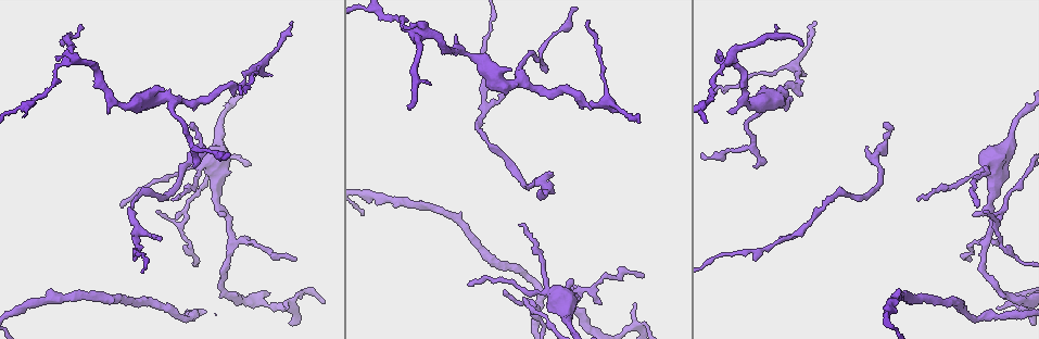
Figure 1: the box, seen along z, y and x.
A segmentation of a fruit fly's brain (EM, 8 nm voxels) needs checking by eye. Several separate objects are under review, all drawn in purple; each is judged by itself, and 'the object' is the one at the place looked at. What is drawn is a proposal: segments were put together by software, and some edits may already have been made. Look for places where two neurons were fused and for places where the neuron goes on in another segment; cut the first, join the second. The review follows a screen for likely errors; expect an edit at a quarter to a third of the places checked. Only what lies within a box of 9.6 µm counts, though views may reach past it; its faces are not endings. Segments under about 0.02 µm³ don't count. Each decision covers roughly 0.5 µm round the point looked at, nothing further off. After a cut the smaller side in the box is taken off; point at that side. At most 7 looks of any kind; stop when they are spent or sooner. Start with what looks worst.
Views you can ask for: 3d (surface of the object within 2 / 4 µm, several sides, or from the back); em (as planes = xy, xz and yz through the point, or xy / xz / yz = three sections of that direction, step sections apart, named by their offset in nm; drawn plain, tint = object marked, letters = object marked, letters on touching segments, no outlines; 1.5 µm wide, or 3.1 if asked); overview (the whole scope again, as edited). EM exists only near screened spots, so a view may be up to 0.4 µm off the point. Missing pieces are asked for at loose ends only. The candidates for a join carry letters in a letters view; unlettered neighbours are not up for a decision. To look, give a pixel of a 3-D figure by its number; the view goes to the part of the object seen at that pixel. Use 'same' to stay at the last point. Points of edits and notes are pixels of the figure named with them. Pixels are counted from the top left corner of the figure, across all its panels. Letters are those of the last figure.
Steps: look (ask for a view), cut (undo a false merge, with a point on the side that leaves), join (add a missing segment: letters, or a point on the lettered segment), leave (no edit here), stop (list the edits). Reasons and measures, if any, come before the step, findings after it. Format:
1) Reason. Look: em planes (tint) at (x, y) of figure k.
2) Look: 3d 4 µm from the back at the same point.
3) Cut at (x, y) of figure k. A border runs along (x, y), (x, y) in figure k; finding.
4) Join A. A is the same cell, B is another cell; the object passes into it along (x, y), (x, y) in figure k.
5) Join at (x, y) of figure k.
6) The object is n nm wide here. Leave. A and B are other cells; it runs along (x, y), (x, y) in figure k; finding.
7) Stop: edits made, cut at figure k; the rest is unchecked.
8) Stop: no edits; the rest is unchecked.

Branch stops here. Look: 3d 4 µm at (62, 46) of figure 1.

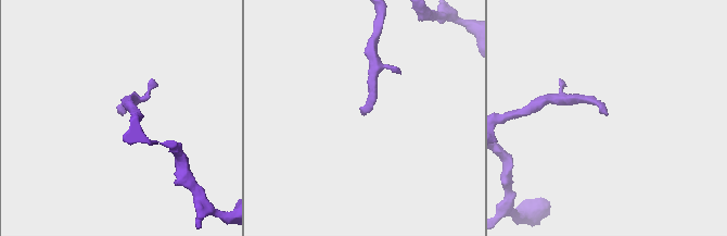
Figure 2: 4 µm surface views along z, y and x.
Now the EM. Look: em 3.1 µm xz step 16 (tint) at (605, 115) of figure 2.

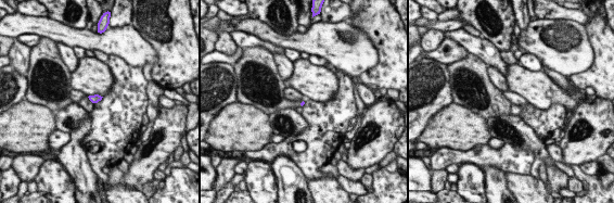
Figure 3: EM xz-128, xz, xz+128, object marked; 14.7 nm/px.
Look: em 3.1 µm planes (letters) at the same point.

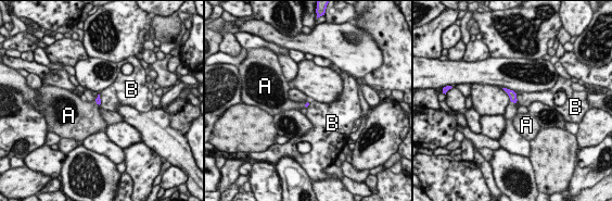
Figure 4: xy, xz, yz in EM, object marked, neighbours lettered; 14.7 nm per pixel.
The longest contact is with B, 190 nm. Join A. A is the same cell, B is another cell; it goes on there.

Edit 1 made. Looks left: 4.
Look: overview.

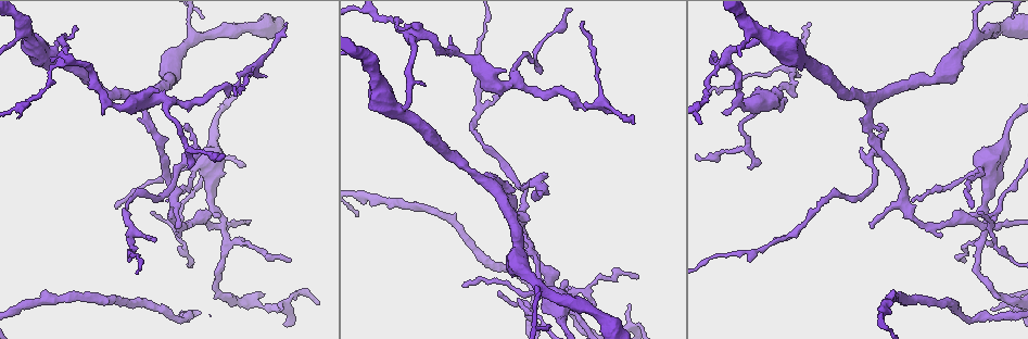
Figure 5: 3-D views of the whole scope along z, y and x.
Tapers out. Look: em planes (letters) at (774, 238) of figure 5.

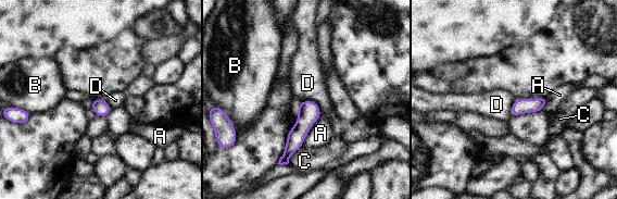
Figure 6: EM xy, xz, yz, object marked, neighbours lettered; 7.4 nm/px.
Leave. A, B, C and D are other cells; it runs along (314, 104), (281, 161) in figure 6; no lettered segment goes on from it.

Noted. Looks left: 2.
Narrows sharply. Look: em 3.1 µm xz step 16 (letters) at (252, 69) of figure 5.

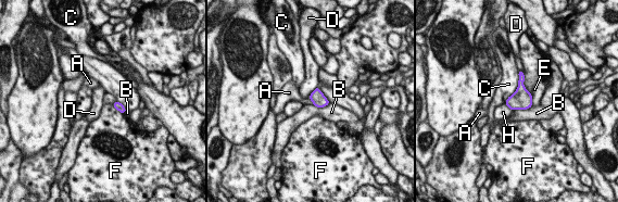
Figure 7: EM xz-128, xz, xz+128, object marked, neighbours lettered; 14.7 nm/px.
Leave. A, B, C, D, E, F and H are other cells; continuous, no second neuron.

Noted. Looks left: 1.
Stop: edits made, join at figure 4; the rest is unchecked.

